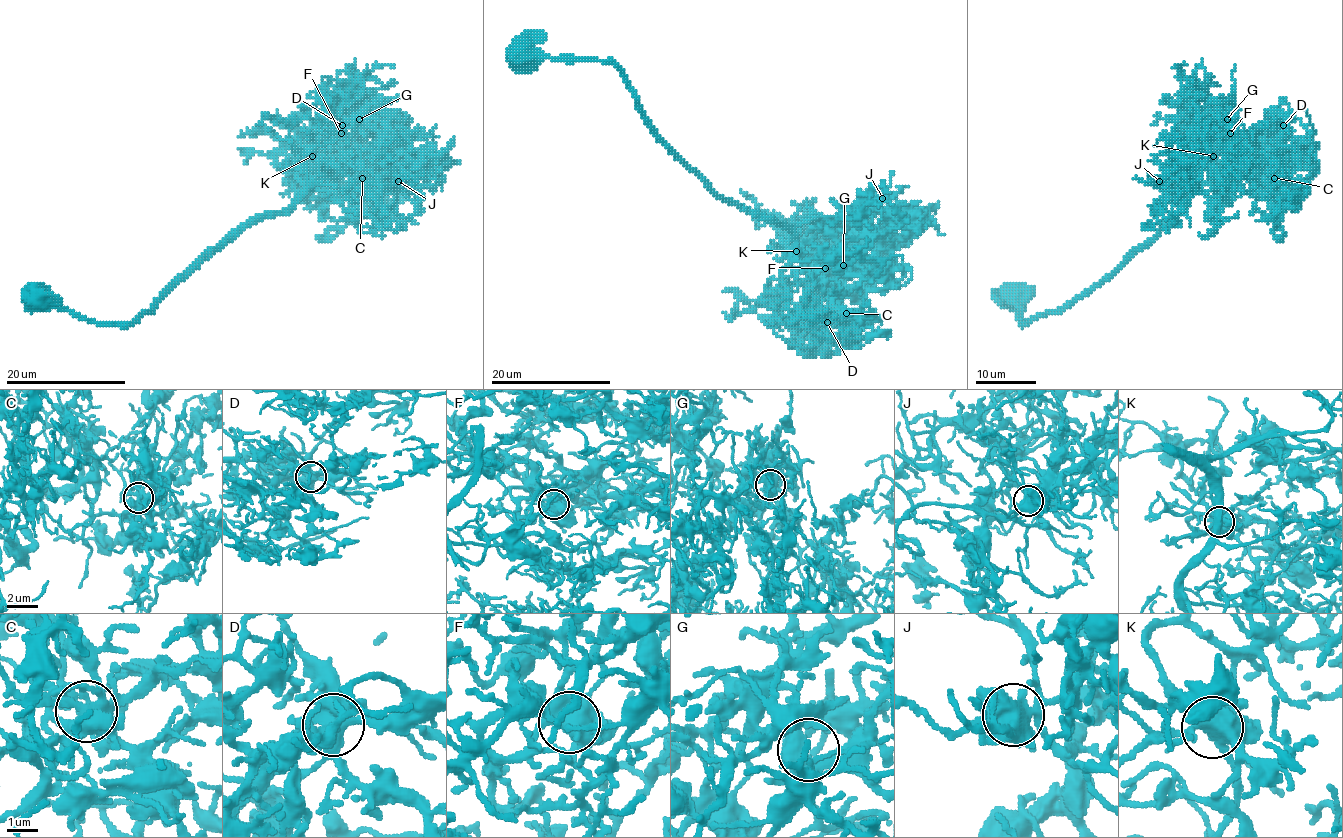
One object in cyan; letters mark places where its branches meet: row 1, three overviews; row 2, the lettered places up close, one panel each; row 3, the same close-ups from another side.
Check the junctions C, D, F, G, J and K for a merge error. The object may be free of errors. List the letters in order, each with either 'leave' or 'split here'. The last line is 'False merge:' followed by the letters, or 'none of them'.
C: leave
D: leave
F: leave
G: leave
J: leave
K: leave
False merge: none of them

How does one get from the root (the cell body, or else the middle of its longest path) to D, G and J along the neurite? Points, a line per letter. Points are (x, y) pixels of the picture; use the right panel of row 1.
D: (1012, 295), (1021, 323), (1069, 307), (1141, 250), (1197, 187), (1246, 175), (1268, 140), (1280, 146), (1283, 125)
G: (1012, 295), (1027, 323), (1111, 277), (1218, 175), (1212, 134), (1227, 119)
J: (1012, 295), (1027, 323), (1111, 277), (1182, 206), (1186, 185), (1168, 202), (1162, 187), (1170, 184), (1159, 181)

